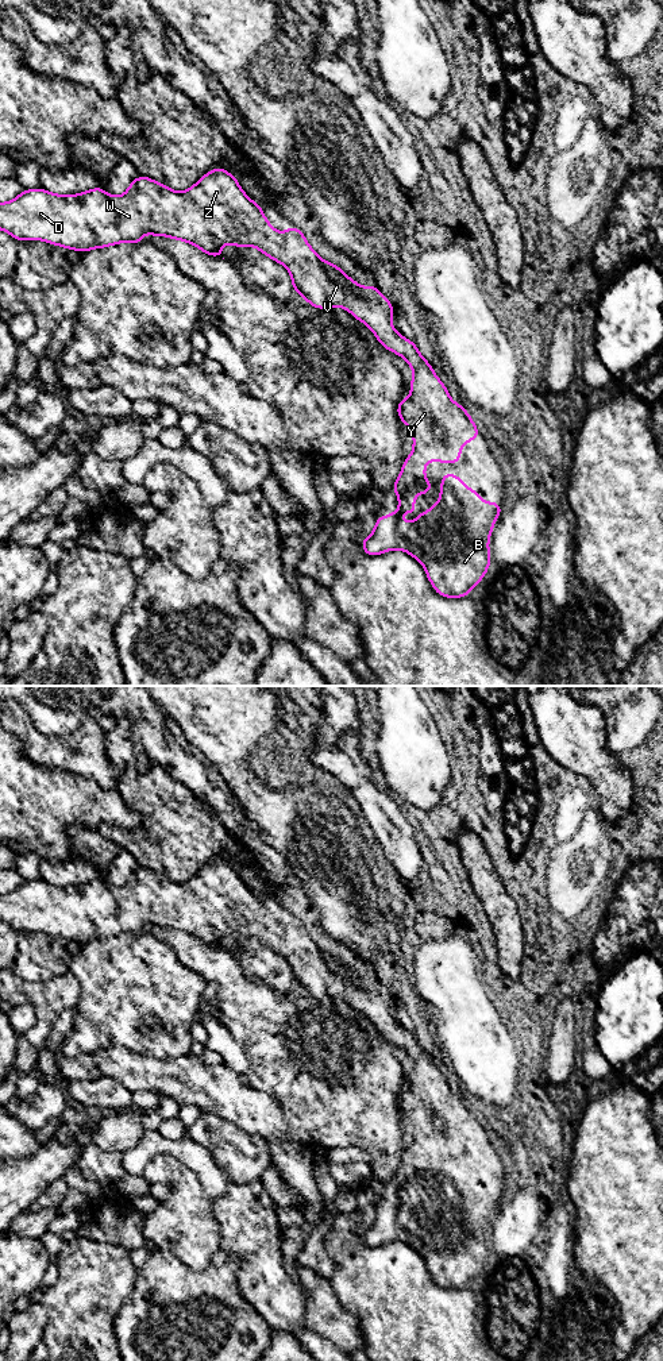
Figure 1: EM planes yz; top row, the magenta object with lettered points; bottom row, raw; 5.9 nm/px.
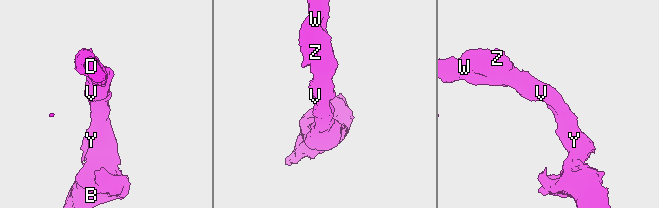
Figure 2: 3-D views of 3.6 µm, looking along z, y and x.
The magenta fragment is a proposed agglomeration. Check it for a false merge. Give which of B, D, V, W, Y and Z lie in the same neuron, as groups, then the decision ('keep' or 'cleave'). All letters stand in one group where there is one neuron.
B D V W Y Z | keep

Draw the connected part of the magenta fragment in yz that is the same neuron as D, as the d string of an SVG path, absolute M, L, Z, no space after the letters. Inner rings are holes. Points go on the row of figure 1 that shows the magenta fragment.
M215 167L204 174L186 192L174 192L165 184L157 182L149 177L140 176L130 182L127 192L122 196L111 196L103 188L93 188L80 194L55 194L39 189L26 189L14 200L0 203L0 230L8 232L18 242L20 240L45 240L54 246L61 246L73 251L88 252L92 248L103 248L123 242L139 244L144 234L154 236L167 236L184 240L200 248L203 252L223 258L221 248L227 243L239 247L257 247L262 254L285 266L290 274L292 285L296 293L301 294L311 306L317 309L342 306L348 311L358 321L365 323L375 335L381 346L406 361L413 370L410 381L410 397L400 400L397 415L400 420L410 429L413 436L413 450L402 464L392 490L398 496L396 512L389 516L377 516L373 533L362 539L362 548L366 555L375 556L393 550L401 550L417 559L425 568L425 574L435 591L446 598L469 597L471 589L479 583L492 563L489 551L489 539L496 520L501 516L500 502L485 502L477 490L471 490L463 483L459 475L451 475L448 471L443 474L440 483L439 502L432 505L427 512L415 509L415 498L417 494L428 494L432 483L425 479L425 463L428 460L460 463L460 450L465 443L471 443L474 437L479 437L474 420L462 406L451 400L444 383L437 378L433 367L423 358L415 342L405 339L392 325L392 315L394 306L389 302L373 284L363 288L351 279L339 266L321 259L307 242L300 228L286 227L285 234L280 234L271 227L259 204L255 204L240 188L234 174L221 167ZM405 512L421 513L420 521L412 520L402 523L401 516Z

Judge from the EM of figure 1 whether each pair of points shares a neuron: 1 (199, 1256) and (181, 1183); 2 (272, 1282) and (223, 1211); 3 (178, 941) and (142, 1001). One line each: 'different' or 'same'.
1: same
2: same
3: different

